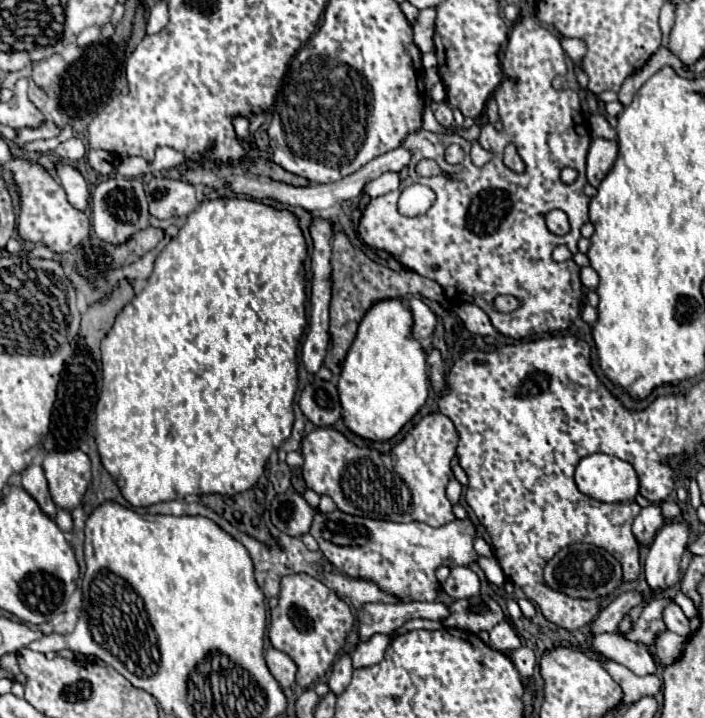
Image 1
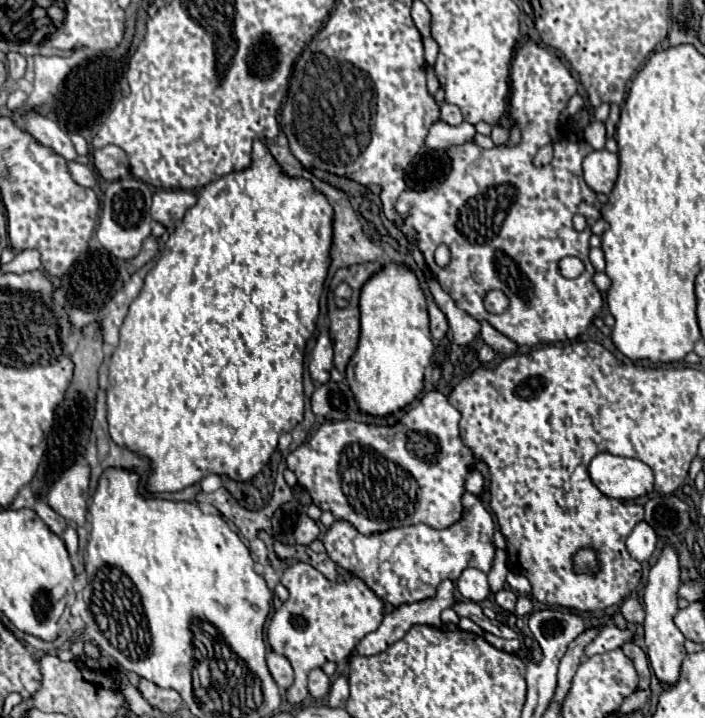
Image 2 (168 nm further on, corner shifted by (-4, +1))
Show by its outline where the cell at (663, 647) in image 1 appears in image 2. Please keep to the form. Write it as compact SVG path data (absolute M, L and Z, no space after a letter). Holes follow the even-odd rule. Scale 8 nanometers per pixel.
M665 545L661 551L657 563L649 571L649 581L645 587L645 645L647 645L647 655L649 655L649 665L653 673L659 677L661 683L675 683L679 677L681 661L687 655L683 647L683 633L675 627L673 615L677 613L677 589L681 585L681 561L679 561L679 551L673 545Z

